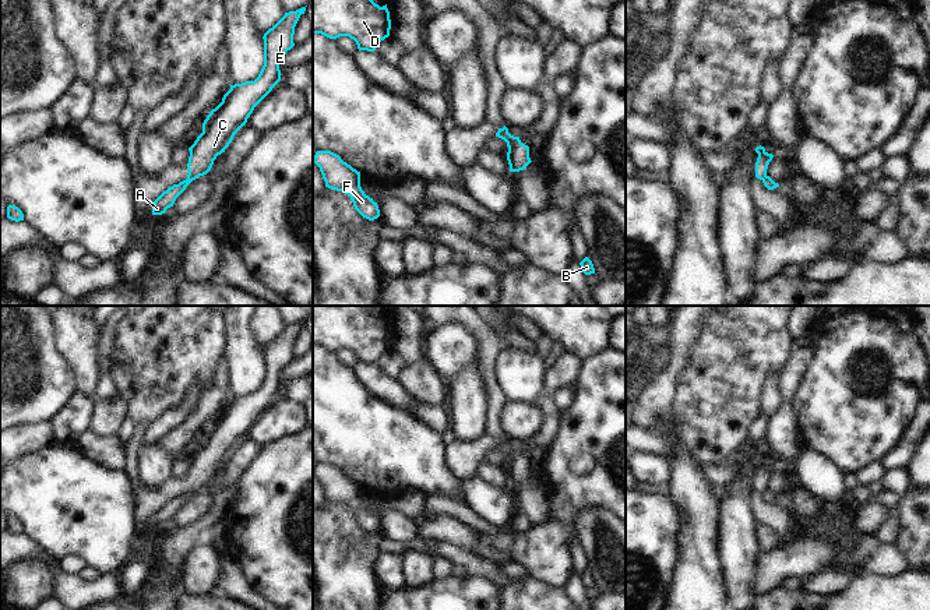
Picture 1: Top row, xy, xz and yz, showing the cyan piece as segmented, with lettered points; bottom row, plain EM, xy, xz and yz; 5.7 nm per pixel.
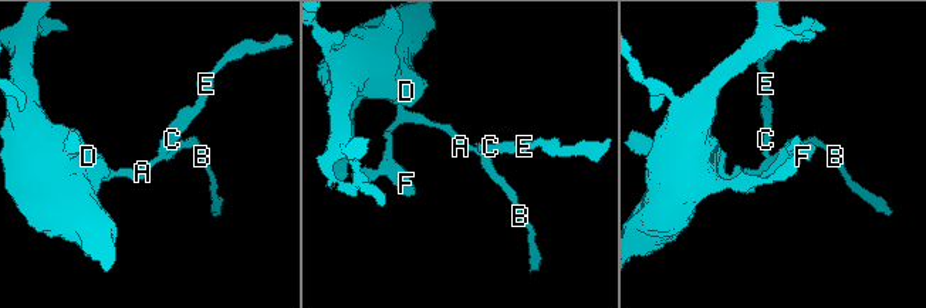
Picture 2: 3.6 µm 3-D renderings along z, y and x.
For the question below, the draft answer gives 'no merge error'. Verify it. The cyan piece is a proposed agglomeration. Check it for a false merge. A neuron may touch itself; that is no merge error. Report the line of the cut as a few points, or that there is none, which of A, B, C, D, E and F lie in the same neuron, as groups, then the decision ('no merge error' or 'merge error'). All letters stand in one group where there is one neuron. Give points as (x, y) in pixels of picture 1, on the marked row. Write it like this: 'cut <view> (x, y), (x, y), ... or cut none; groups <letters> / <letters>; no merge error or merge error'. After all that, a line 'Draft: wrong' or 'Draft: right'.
cut xy (187, 177), (193, 179); groups A B D F / C E; merge error
Draft: wrong

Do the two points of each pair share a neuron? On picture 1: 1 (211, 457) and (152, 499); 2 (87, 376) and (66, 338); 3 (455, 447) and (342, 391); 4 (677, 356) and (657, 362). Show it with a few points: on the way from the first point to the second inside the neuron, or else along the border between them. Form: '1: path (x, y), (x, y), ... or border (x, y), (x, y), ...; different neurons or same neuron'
1: path (198, 472), (186, 485), (168, 489); same neuron
2: path (83, 366), (81, 353), (76, 348); same neuron
3: border (444, 444), (444, 465), (454, 476); different neurons
4: border (670, 327), (669, 363), (647, 384); different neurons

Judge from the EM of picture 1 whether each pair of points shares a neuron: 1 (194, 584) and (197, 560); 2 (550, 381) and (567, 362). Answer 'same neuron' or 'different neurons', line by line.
1: same neuron
2: same neuron

